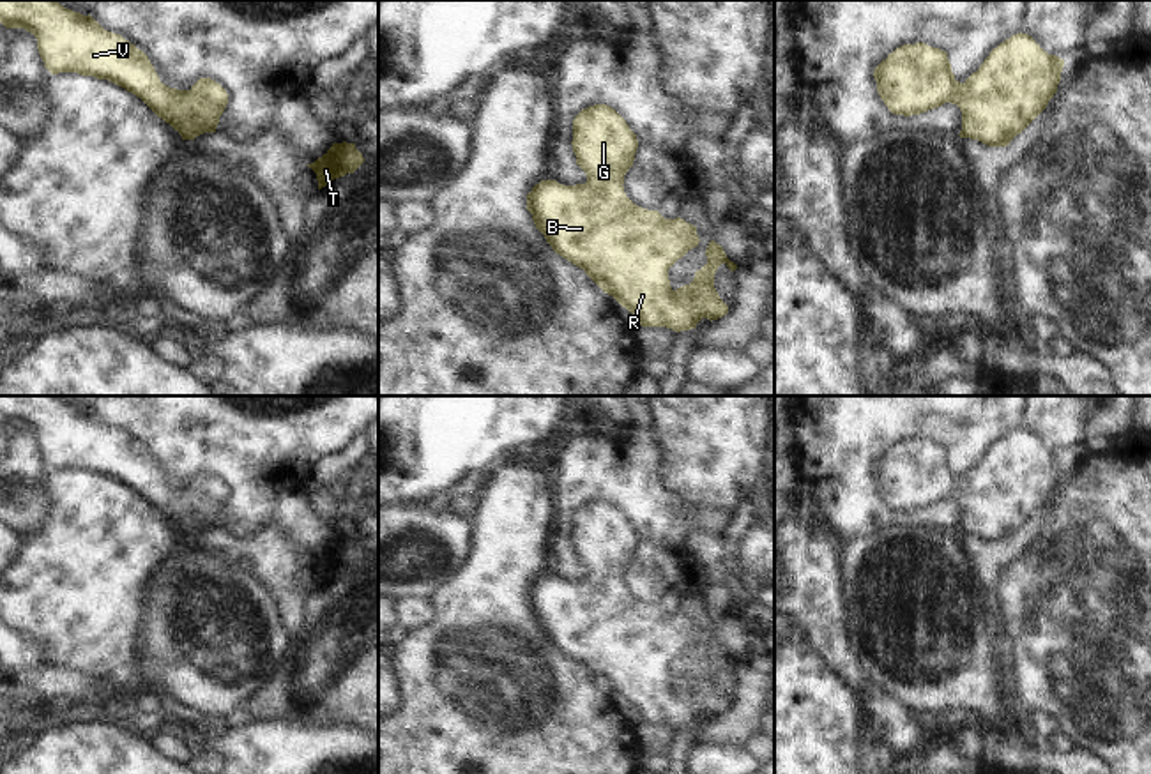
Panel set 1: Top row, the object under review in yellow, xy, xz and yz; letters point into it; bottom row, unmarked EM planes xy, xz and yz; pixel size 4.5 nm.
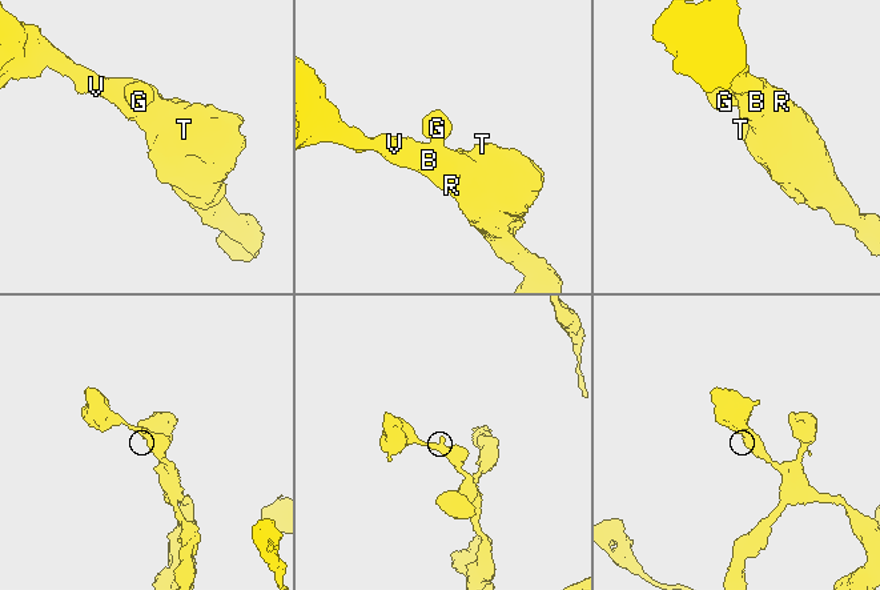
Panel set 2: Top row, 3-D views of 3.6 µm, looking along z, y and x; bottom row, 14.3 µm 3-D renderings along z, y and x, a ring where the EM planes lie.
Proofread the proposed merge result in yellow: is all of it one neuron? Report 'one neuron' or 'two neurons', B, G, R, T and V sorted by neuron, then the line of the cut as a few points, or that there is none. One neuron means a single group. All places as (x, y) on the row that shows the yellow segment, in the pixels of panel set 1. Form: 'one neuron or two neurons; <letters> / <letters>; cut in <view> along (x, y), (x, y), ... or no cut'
one neuron; B G R T V; no cut

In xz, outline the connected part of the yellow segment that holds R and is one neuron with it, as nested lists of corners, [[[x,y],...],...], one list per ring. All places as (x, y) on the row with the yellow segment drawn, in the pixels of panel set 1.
[[[606,104],[582,110],[573,120],[573,152],[587,182],[564,186],[557,180],[541,180],[527,194],[527,210],[536,228],[552,249],[585,270],[585,274],[622,307],[638,316],[642,327],[667,327],[675,332],[695,329],[702,318],[718,320],[728,306],[714,288],[714,274],[721,263],[732,272],[737,269],[720,244],[709,242],[707,263],[695,272],[690,285],[670,286],[668,269],[700,239],[697,226],[681,217],[665,219],[658,210],[635,205],[624,193],[624,175],[633,166],[638,148],[636,134],[626,120]]]

